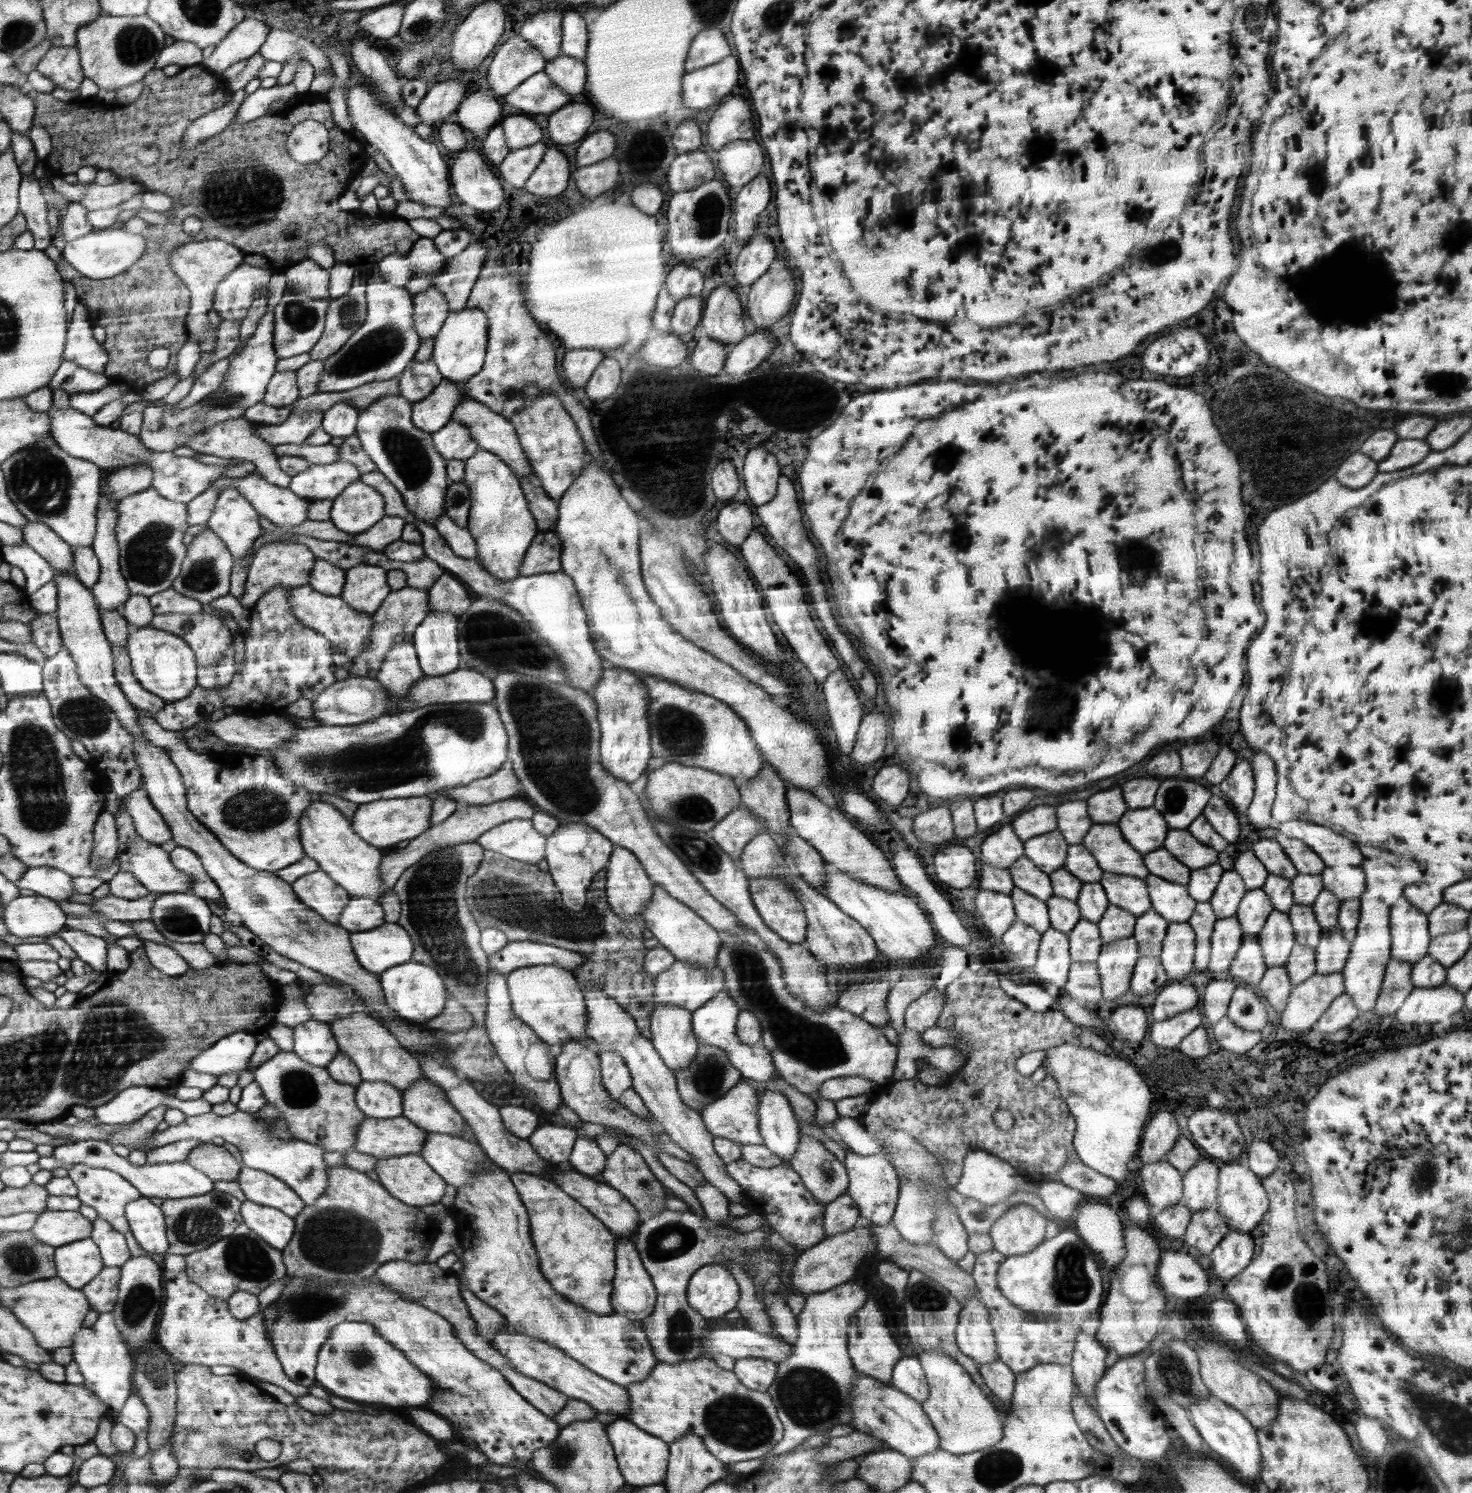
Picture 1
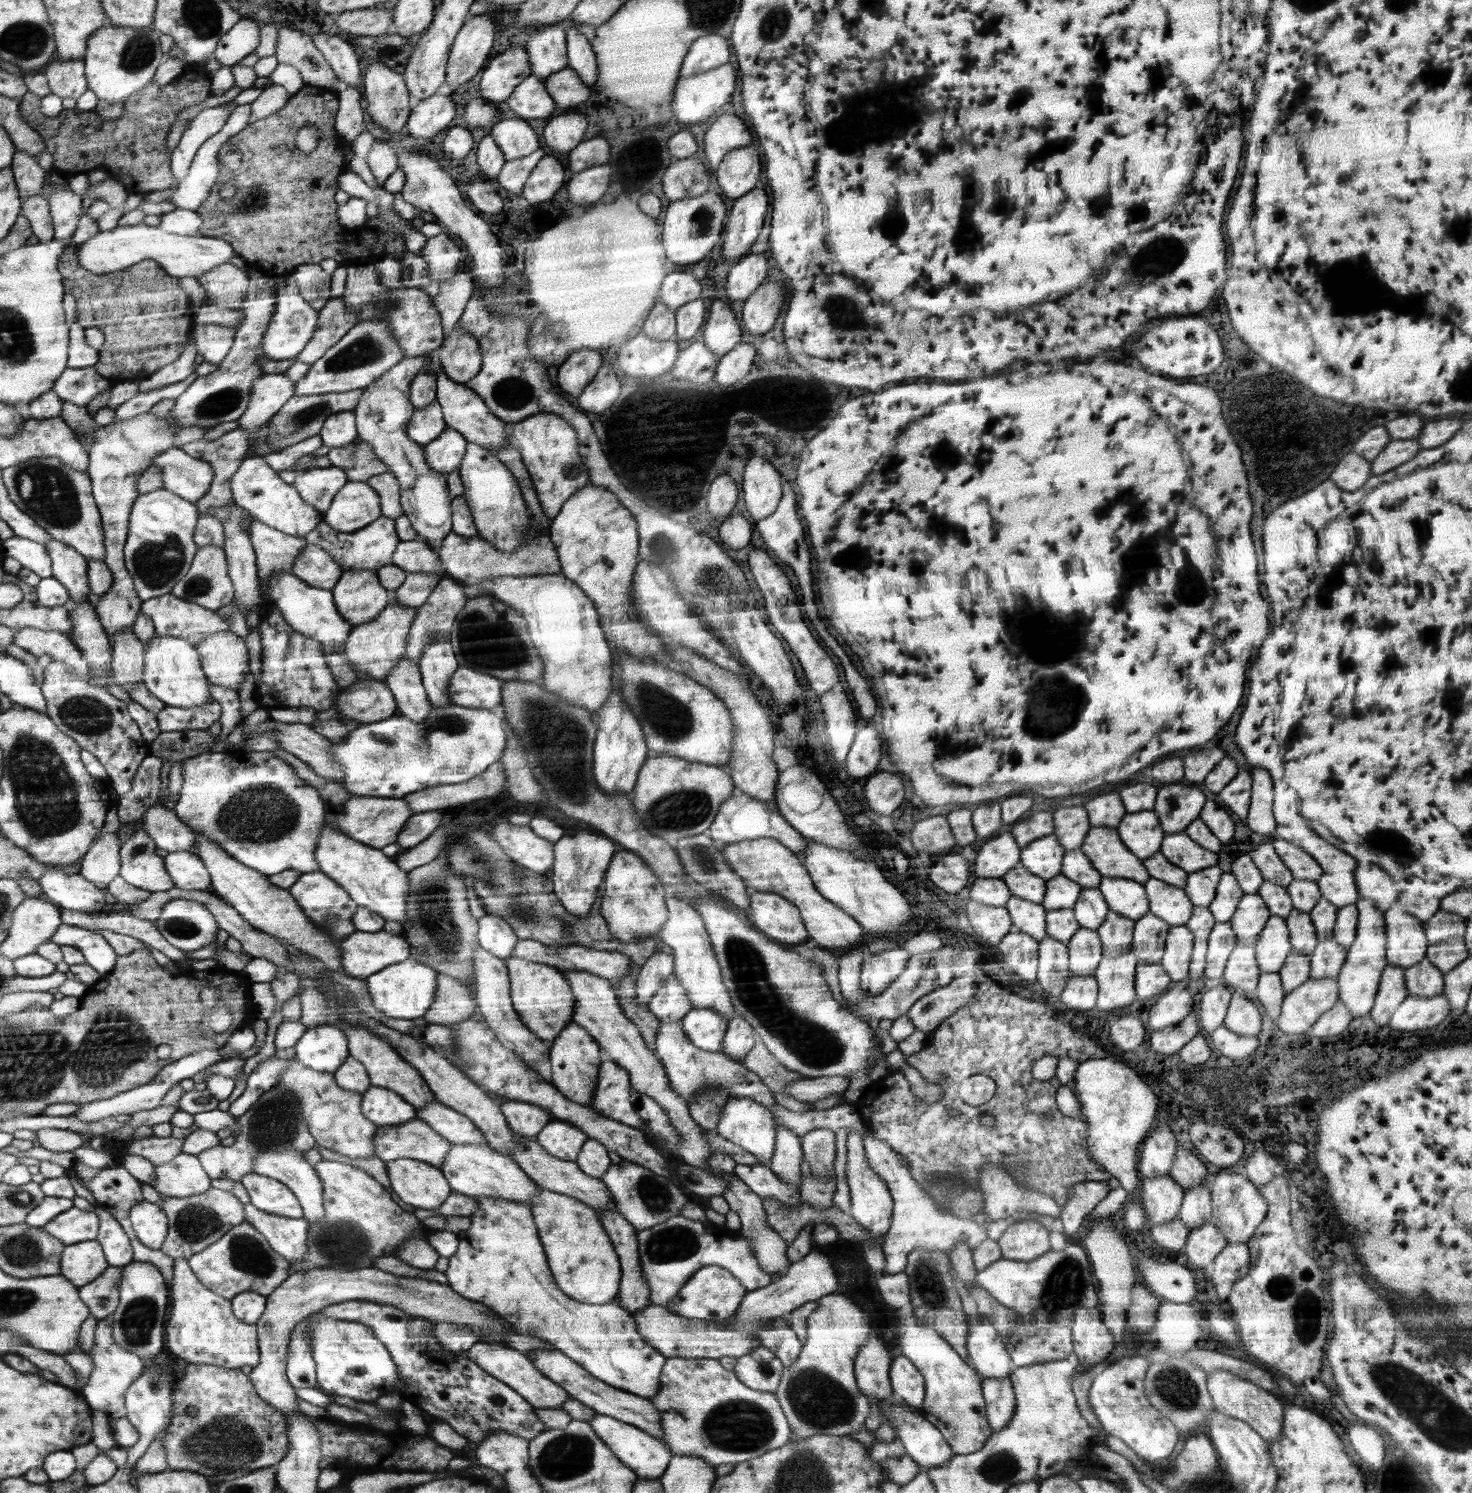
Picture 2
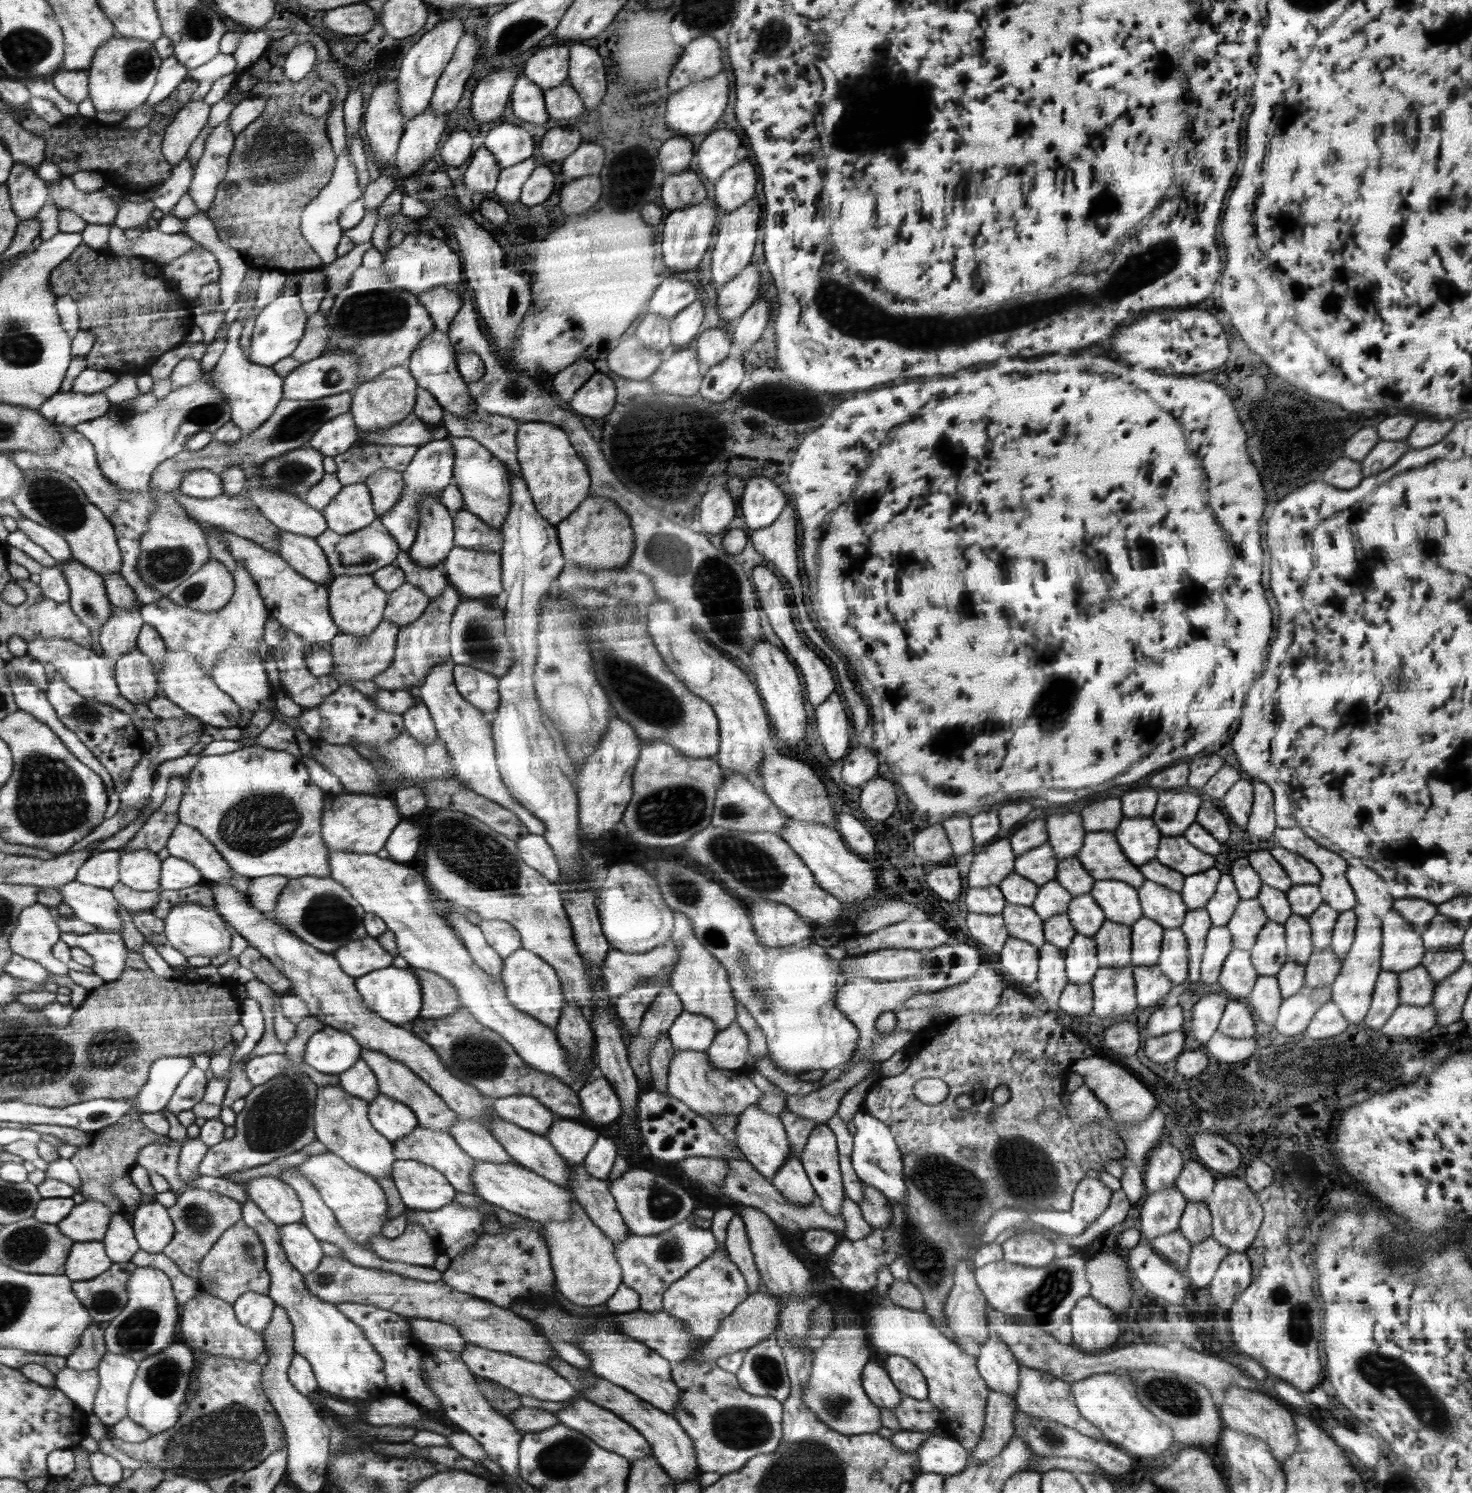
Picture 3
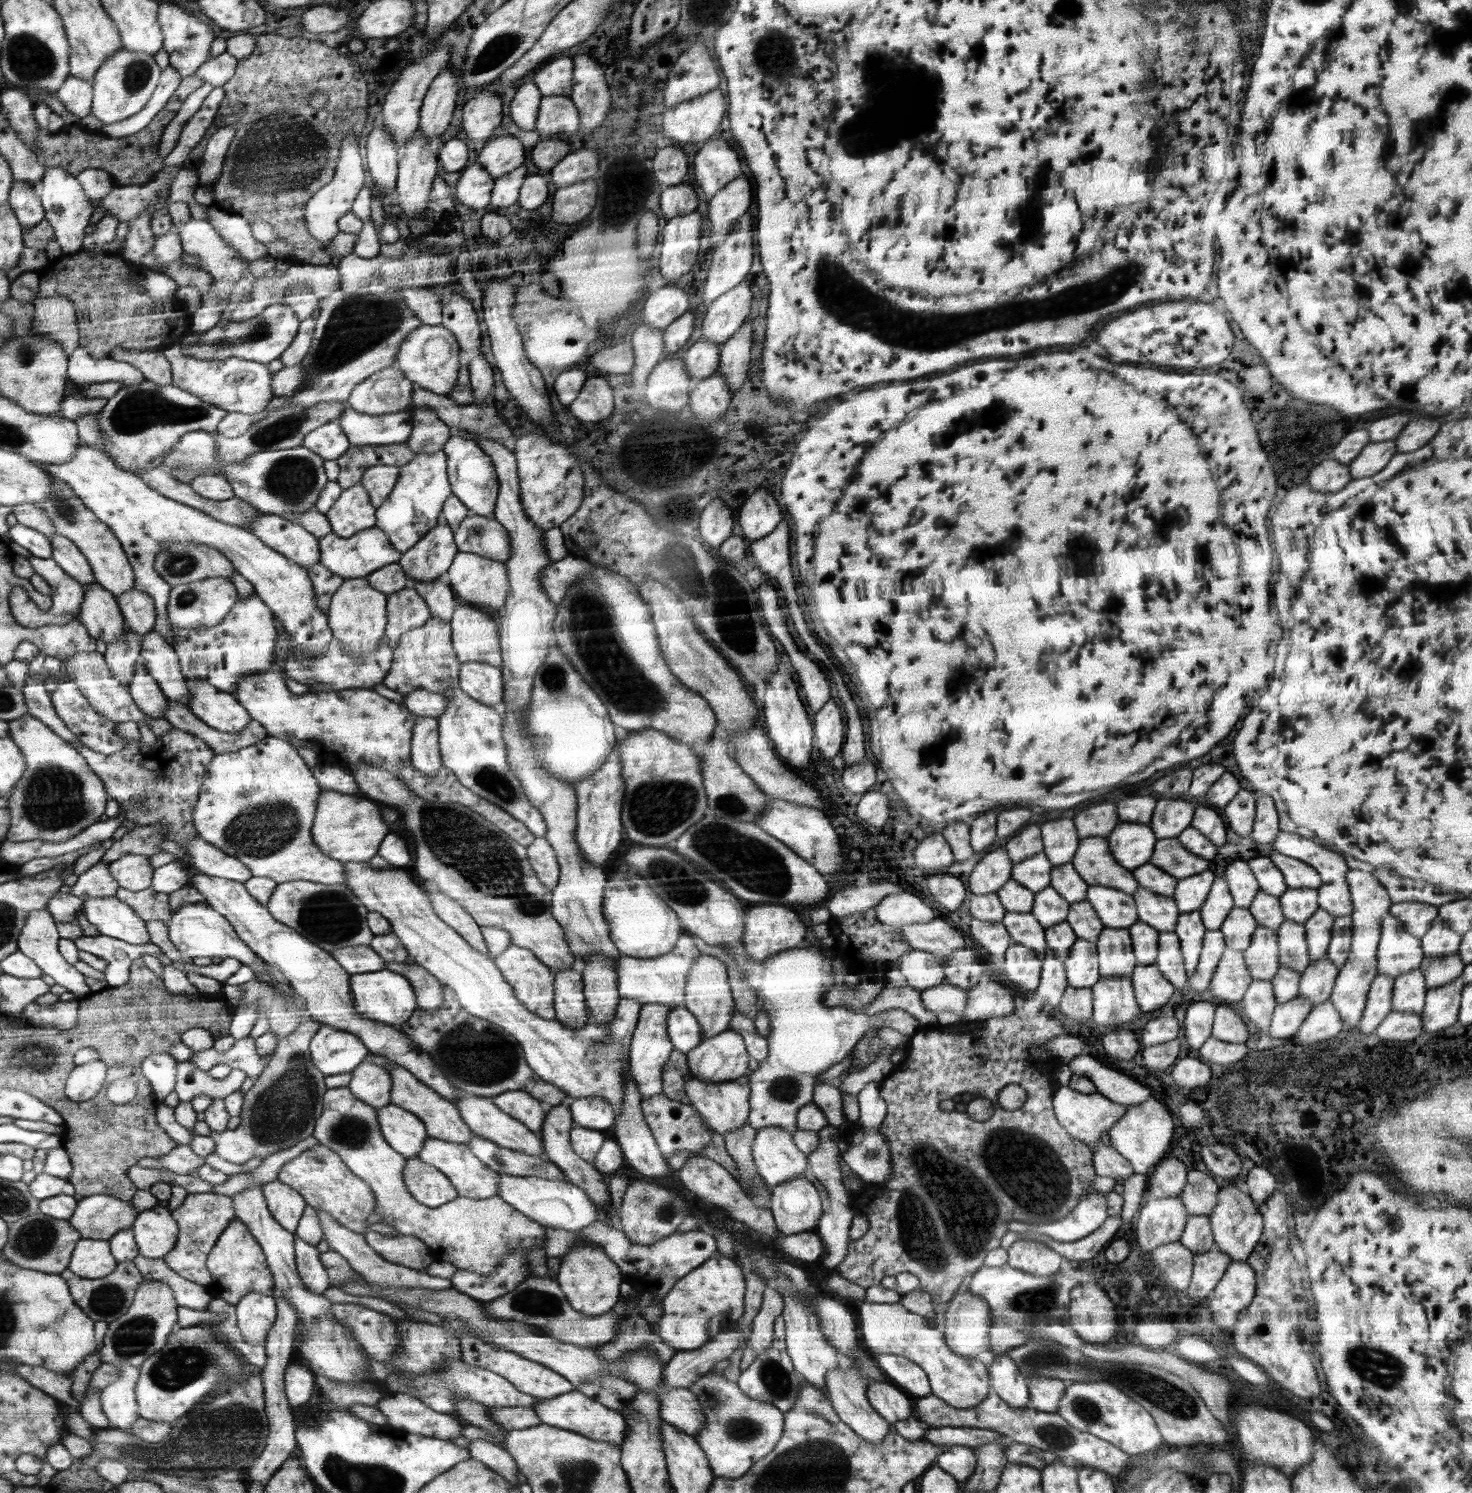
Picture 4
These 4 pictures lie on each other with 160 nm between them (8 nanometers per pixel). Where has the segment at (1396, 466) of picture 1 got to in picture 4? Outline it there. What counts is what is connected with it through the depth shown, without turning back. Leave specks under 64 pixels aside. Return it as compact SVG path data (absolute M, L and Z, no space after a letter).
M1394 440L1368 444L1349 466L1352 480L1366 478L1380 472L1390 462L1390 458L1394 454L1396 454L1396 442Z

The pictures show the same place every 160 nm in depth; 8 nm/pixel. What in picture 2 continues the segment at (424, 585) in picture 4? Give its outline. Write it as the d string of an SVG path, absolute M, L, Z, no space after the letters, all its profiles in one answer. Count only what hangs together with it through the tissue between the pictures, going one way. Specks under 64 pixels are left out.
M420 538L399 541L391 562L406 570L406 572L436 573L443 578L440 572L440 557L438 552L428 548L428 544Z

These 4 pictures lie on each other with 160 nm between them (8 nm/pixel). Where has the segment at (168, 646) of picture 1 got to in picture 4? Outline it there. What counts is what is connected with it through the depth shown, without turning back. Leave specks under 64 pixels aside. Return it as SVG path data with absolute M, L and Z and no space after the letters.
M188 680L191 692L189 710L206 725L221 732L242 732L252 722L251 714L232 694L208 684L208 681Z

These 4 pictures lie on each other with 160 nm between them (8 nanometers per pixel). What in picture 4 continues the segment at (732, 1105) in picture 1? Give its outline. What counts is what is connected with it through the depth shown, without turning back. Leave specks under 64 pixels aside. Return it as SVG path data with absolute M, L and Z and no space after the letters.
M775 1126L756 1131L752 1158L768 1187L776 1187L787 1179L809 1177L807 1155L796 1148L791 1135Z

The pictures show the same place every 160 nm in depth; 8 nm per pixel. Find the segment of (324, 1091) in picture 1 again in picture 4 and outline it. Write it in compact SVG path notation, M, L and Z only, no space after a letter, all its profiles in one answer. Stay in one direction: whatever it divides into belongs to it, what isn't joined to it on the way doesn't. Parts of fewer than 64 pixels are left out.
M348 1087L327 1090L323 1114L315 1124L314 1138L319 1144L339 1153L356 1176L371 1185L377 1204L372 1214L381 1216L380 1223L394 1228L397 1235L412 1235L433 1251L444 1252L444 1260L457 1269L484 1272L488 1276L500 1268L506 1254L522 1254L524 1260L535 1248L545 1250L547 1228L524 1216L498 1196L472 1200L459 1196L437 1208L420 1204L408 1193L403 1178L407 1160L386 1141L379 1127L378 1110L360 1100Z

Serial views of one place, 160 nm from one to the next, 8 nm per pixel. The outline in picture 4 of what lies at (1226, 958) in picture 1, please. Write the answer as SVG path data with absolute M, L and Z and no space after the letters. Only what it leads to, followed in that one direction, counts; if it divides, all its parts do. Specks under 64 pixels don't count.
M1220 929L1207 931L1203 938L1203 947L1196 972L1188 978L1187 984L1198 992L1209 990L1209 984L1225 951L1225 947L1226 941Z

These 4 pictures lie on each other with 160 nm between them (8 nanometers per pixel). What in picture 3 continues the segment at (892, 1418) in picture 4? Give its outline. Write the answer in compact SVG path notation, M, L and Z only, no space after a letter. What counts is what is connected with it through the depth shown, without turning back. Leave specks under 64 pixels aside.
M876 1359L869 1360L862 1369L862 1386L866 1396L879 1408L889 1408L899 1406L902 1402L900 1391L890 1382L888 1375Z

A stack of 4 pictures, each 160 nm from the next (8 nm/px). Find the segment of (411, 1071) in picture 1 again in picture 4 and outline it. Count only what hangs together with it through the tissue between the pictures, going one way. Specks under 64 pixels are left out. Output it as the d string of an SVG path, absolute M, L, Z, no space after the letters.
M388 1063L383 1066L390 1072L391 1080L394 1080L391 1088L391 1103L400 1105L408 1112L415 1113L427 1127L427 1136L435 1139L452 1141L456 1144L467 1144L474 1136L472 1129L461 1116L459 1108L454 1102L449 1101L431 1086L424 1084L410 1070L396 1063Z

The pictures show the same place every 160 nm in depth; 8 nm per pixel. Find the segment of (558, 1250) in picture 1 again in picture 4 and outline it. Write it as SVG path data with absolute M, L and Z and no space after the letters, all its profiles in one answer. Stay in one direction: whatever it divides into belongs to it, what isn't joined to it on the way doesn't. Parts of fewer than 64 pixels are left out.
M580 1244L580 1248L572 1248L562 1256L562 1263L557 1273L559 1287L570 1302L573 1309L586 1316L600 1316L612 1310L622 1294L624 1281L622 1270L604 1253L604 1250L594 1244Z

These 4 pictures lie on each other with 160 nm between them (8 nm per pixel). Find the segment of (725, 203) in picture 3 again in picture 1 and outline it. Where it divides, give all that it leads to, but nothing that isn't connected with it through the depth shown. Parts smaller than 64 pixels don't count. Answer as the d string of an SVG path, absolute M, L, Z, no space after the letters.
M738 139L718 150L717 161L724 183L734 193L761 173L764 152L754 140Z

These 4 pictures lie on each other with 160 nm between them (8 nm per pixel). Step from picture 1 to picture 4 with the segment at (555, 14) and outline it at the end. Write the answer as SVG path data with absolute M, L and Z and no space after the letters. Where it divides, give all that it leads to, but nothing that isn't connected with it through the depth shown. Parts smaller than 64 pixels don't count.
M558 55L547 59L533 76L533 83L542 96L562 95L571 93L573 77L573 60L568 56Z

